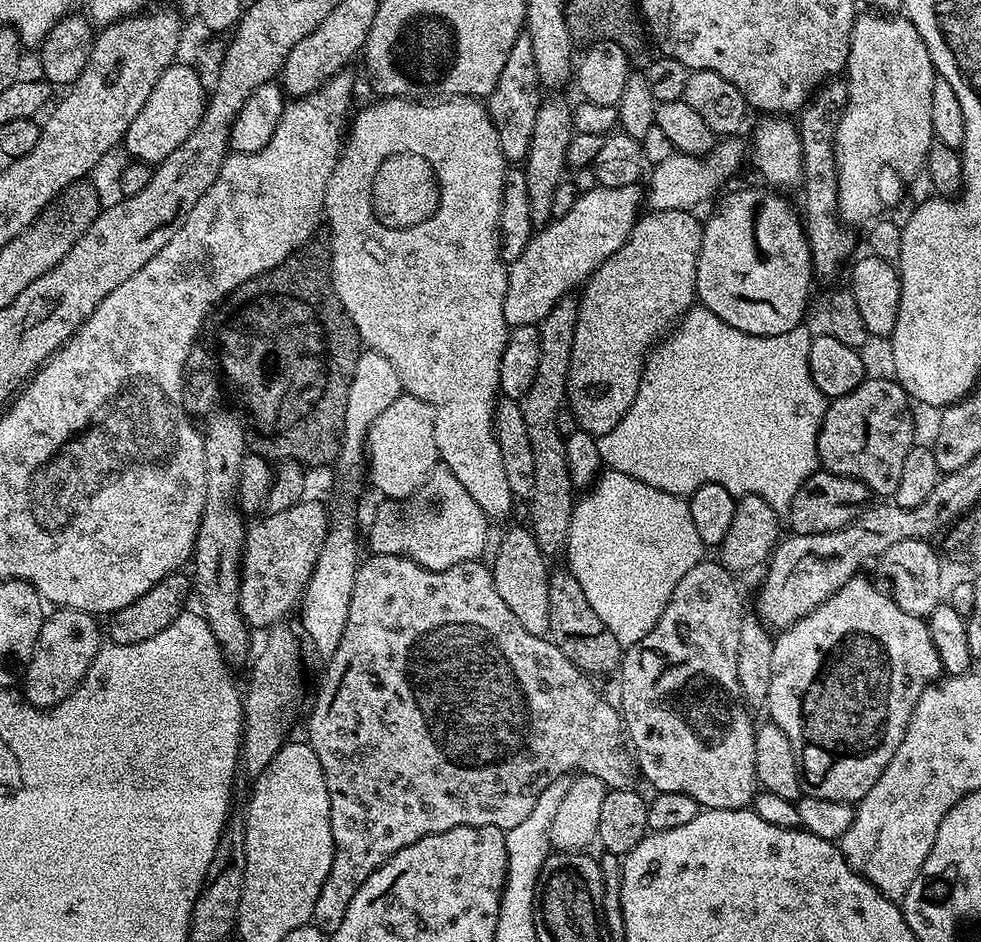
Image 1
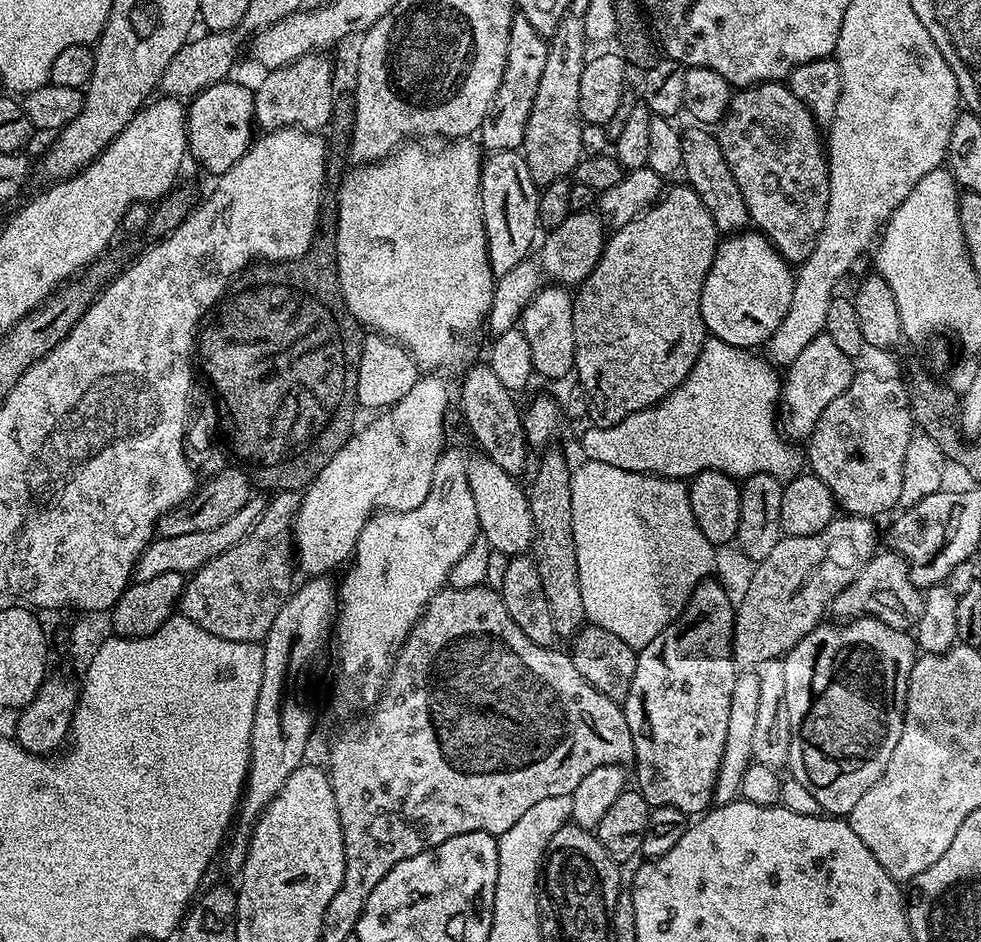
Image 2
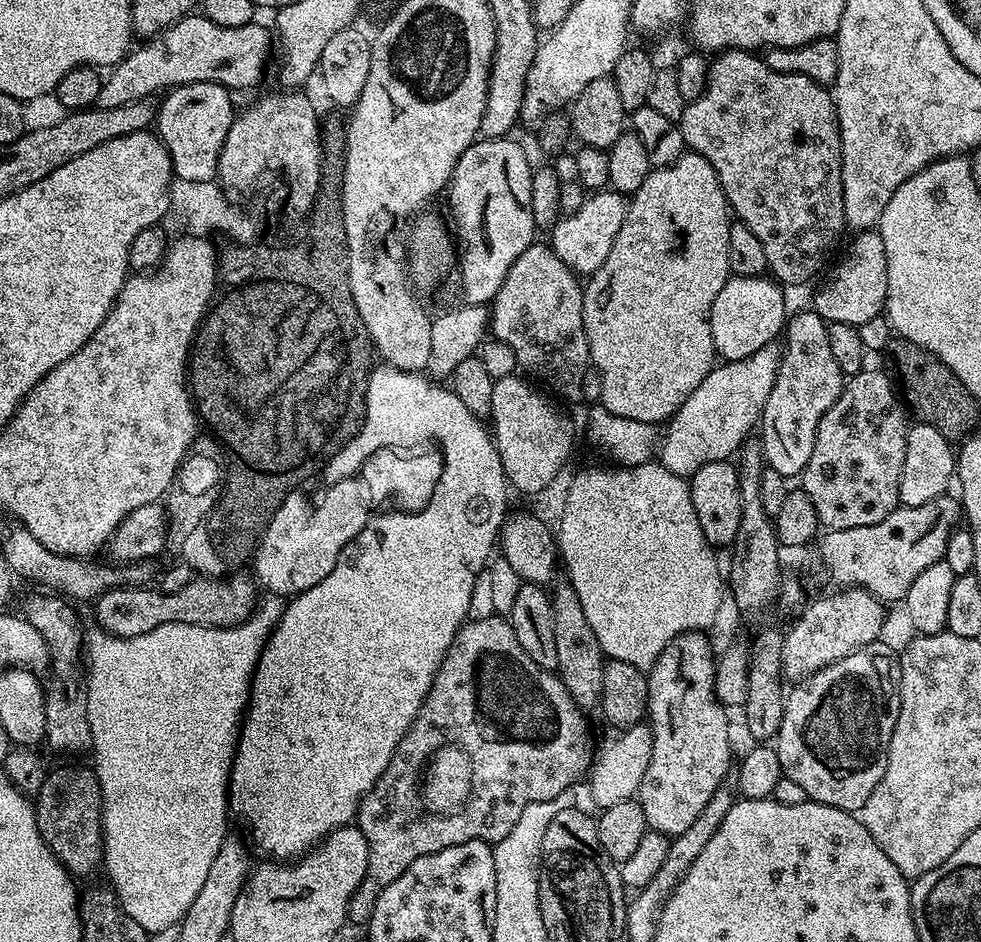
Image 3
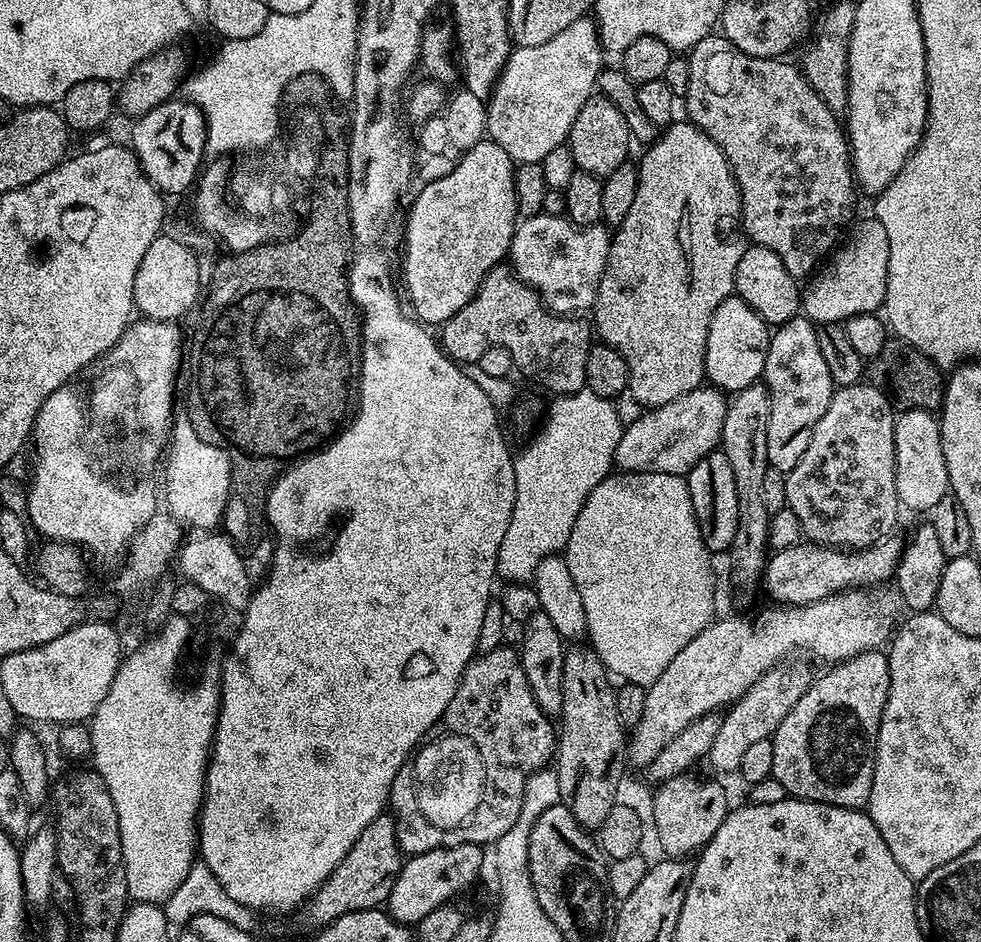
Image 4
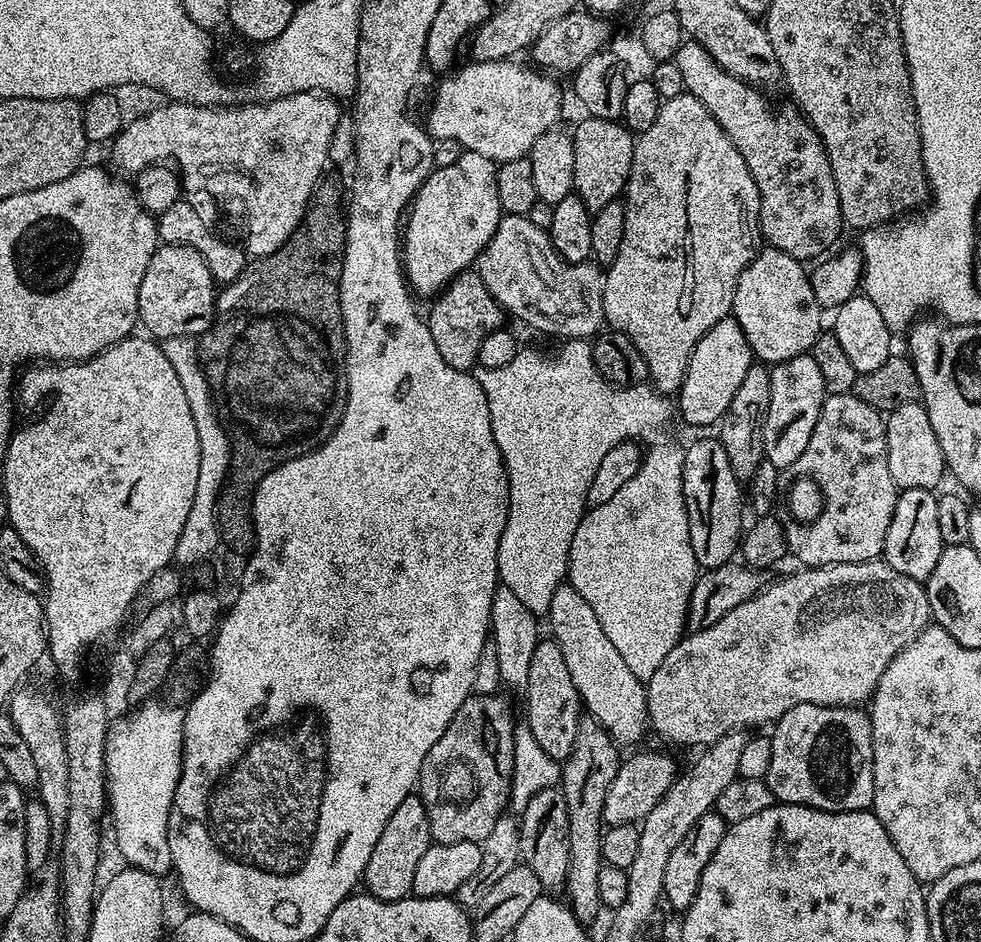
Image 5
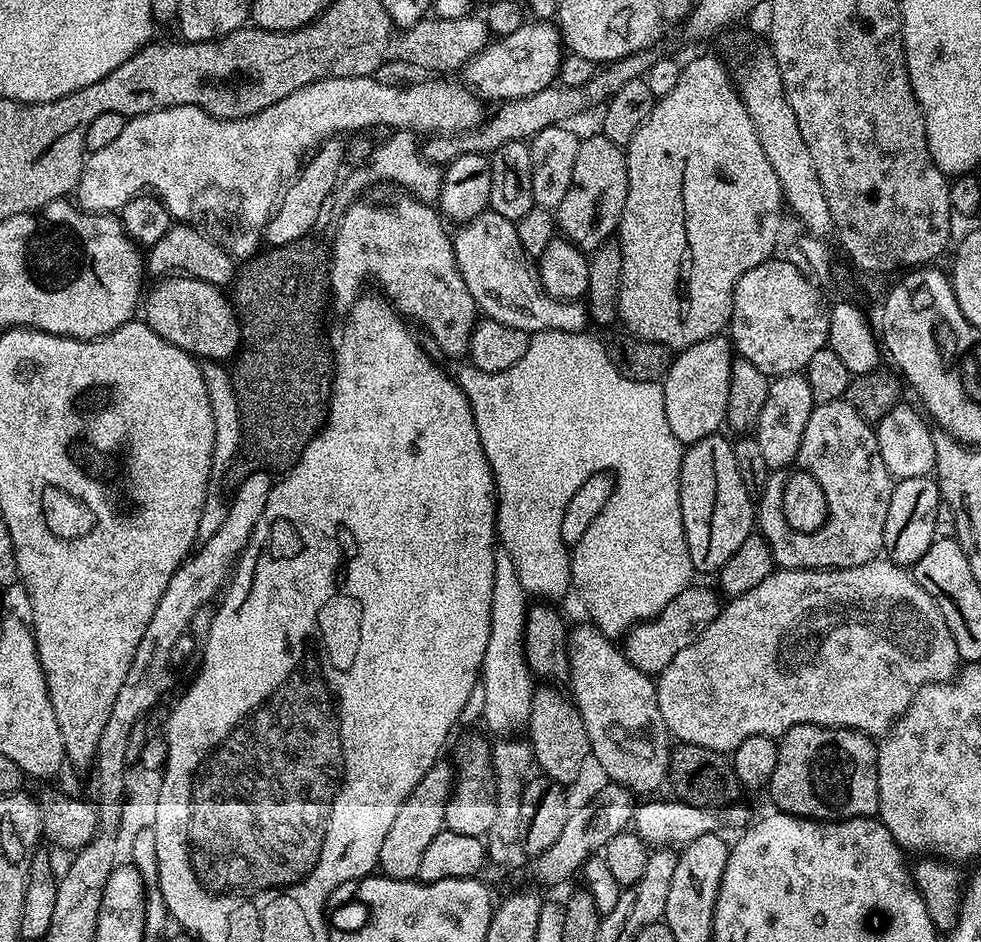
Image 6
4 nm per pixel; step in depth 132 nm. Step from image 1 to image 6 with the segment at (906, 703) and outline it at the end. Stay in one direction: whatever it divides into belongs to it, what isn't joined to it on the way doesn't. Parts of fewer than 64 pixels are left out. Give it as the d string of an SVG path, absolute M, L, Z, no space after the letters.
M799 724L779 737L776 749L778 766L774 766L766 792L772 795L779 811L791 816L804 816L807 820L849 820L855 816L875 817L879 813L877 745L873 737L849 728Z

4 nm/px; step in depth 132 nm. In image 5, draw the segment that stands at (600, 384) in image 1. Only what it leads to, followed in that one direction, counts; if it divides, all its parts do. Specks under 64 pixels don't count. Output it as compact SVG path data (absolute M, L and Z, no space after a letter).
M685 94L663 101L658 118L654 118L654 126L650 126L650 130L639 133L628 175L624 209L626 210L626 230L622 234L622 246L618 246L618 258L614 258L614 262L607 265L604 272L604 319L609 329L628 335L630 342L638 348L642 358L645 359L648 375L655 390L663 394L670 394L670 392L676 394L679 393L682 382L686 378L686 366L690 366L690 354L694 354L694 346L698 346L702 334L706 334L706 330L710 330L714 322L725 319L731 313L738 278L762 247L758 186L754 186L754 178L742 154L738 154L734 142L726 138L726 130L718 126L710 110L706 110L706 106L698 102L698 98Z

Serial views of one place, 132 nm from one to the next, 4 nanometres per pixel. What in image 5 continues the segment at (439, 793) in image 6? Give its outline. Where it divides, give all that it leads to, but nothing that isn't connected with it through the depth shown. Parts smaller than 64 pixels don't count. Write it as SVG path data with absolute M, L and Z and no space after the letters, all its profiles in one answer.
M419 795L407 796L402 806L394 810L390 822L386 822L386 830L382 830L382 838L378 838L378 846L374 846L370 862L366 862L362 884L368 887L367 895L379 900L403 900L414 886L414 874L422 854L426 854L433 842L426 806Z

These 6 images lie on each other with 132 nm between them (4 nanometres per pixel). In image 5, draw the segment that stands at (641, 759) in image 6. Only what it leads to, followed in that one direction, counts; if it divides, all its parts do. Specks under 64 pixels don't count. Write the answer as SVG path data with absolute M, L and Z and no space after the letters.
M563 582L554 590L554 596L550 601L546 621L552 632L551 639L556 641L558 650L562 650L562 658L566 658L566 667L570 670L570 679L574 681L574 686L580 695L580 703L586 709L587 715L593 720L597 720L603 728L611 735L617 745L636 744L644 736L644 731L649 731L648 723L648 693L645 685L634 674L630 674L630 666L626 666L618 654L617 648L610 643L610 638L602 634L602 626L598 622L598 617L594 614L594 609L586 603L586 598L574 590L574 586Z

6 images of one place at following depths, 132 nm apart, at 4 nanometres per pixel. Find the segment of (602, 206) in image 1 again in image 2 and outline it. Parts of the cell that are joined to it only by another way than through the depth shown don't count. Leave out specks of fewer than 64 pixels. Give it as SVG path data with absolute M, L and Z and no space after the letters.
M595 211L573 212L568 215L562 226L551 229L548 236L539 245L540 268L532 258L523 260L510 274L499 277L496 280L496 289L492 295L492 305L488 311L486 321L487 331L492 331L493 337L506 334L506 330L517 327L524 308L532 301L535 292L540 291L542 281L540 272L545 276L545 281L555 282L560 286L579 286L584 283L585 278L594 270L598 258L602 254L606 243L606 224Z

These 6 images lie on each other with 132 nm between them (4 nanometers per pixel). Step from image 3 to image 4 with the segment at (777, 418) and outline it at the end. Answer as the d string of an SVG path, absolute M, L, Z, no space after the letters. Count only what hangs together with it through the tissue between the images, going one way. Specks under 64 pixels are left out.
M797 314L790 322L779 325L768 341L762 377L770 398L770 422L766 422L766 454L769 465L785 474L794 470L794 466L798 466L798 458L806 454L810 446L810 434L814 434L818 418L826 414L826 406L830 406L834 391L830 370L818 346L816 329L817 325L807 316Z

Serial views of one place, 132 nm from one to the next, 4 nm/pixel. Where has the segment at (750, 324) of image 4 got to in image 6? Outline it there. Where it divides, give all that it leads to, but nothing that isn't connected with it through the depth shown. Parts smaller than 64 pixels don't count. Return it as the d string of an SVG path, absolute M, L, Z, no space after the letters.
M727 335L711 336L675 353L662 379L666 419L682 445L715 436L725 427L734 349Z

